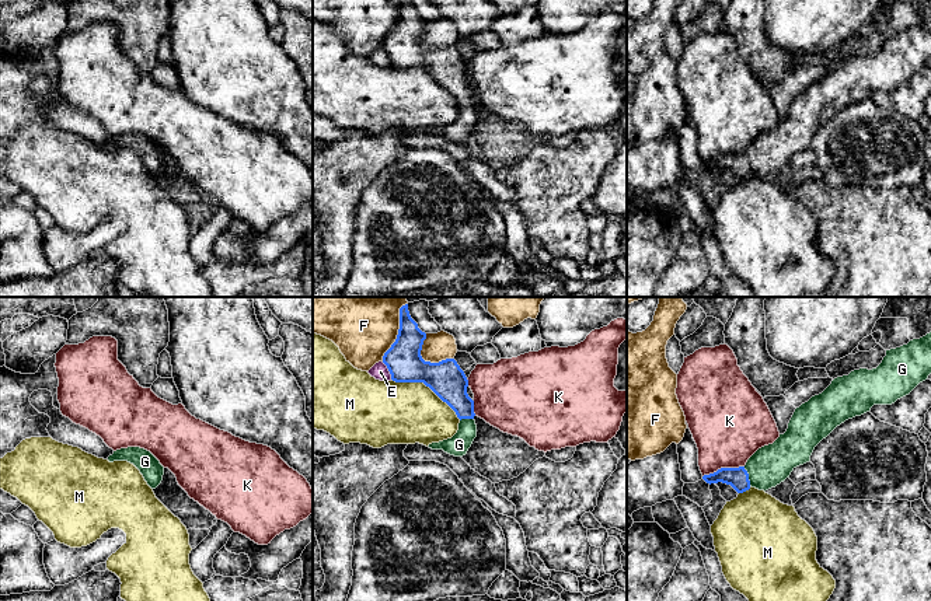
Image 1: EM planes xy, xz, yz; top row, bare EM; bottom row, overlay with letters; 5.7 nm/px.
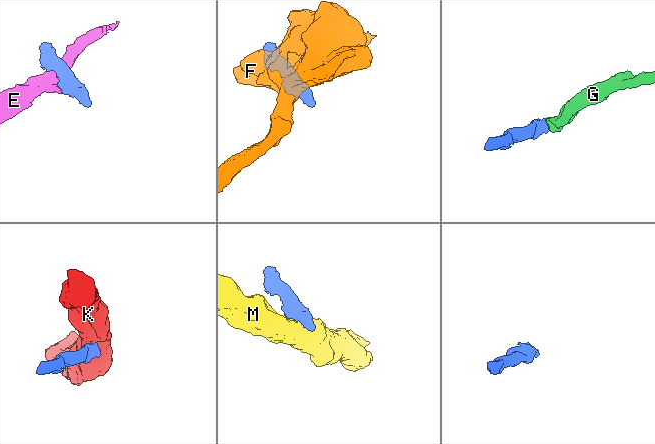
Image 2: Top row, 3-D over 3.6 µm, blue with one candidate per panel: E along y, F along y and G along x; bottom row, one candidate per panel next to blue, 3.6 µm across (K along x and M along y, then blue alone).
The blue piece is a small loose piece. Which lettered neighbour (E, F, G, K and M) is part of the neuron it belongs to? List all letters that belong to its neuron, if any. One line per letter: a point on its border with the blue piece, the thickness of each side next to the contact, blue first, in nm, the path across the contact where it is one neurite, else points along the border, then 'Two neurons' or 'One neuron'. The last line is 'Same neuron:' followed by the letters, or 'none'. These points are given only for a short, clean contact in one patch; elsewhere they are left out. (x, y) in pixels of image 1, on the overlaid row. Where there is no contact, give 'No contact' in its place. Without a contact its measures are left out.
E: Touches blue at xz (389, 370). Thickness 200 nm (blue) against 90 nm. Two neurons
F: Touches blue at xz (398, 331). Thickness 200 nm (blue) against 460 nm. Two neurons
G: Touches blue at yz (748, 477). Thickness 120 nm (blue) against 240 nm. Path across: yz (738, 478), (748, 477), (770, 465). One neuron
K: Touches blue at yz (722, 468). Thickness 120 nm (blue) against 420 nm. Boundary: yz (743, 465), (721, 467), (703, 477). Two neurons
M: Touches blue at xz (426, 385). Thickness 200 nm (blue) against 360 nm. Two neurons
Same neuron: G

